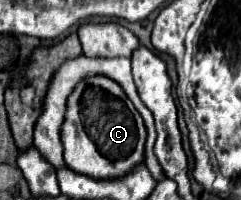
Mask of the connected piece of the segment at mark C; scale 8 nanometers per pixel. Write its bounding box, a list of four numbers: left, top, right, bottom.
[62,76,146,180]

